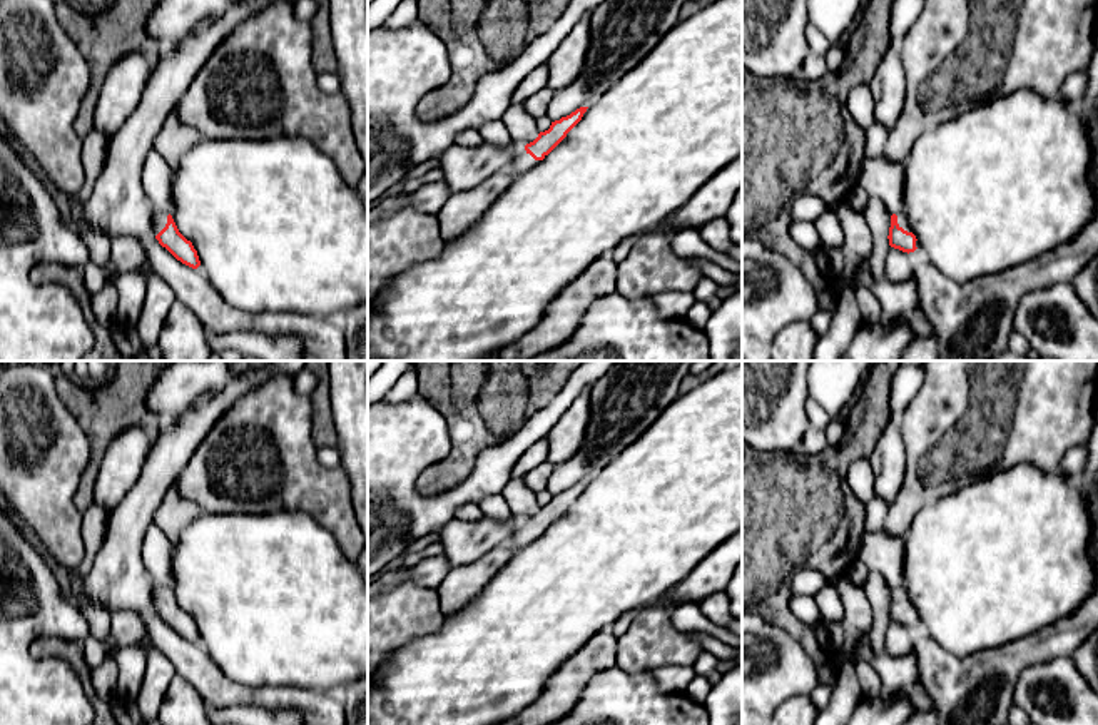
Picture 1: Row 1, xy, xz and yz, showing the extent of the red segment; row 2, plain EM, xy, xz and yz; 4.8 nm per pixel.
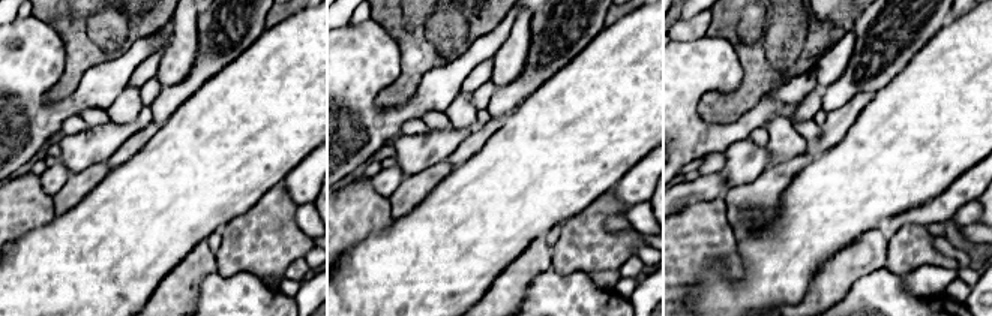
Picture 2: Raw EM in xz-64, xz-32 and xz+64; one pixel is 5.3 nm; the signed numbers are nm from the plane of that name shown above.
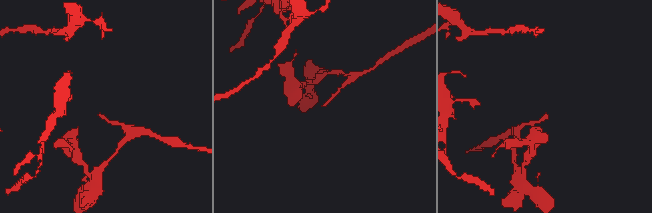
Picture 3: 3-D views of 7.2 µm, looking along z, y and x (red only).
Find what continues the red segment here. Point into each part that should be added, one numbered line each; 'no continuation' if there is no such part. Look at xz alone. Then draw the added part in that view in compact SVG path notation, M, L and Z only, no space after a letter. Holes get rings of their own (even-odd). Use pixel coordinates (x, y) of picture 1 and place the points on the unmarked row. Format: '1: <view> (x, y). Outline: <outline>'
1: xz (522, 535). Outline: M521 521L515 531L511 533L511 536L506 540L506 543L516 550L533 543L535 540L538 540L540 535L535 535L526 525L525 521Z

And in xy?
1: xy (159, 592). Outline: M154 581L152 588L152 610L157 610L167 598L167 586Z

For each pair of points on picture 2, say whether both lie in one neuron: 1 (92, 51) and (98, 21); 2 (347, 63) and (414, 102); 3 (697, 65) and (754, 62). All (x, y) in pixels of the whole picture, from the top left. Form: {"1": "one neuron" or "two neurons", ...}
{"1": "one neuron", "2": "one neuron", "3": "two neurons"}

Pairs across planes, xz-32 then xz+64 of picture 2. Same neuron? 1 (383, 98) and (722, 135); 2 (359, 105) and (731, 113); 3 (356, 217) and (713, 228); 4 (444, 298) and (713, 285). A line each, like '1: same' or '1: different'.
1: different
2: different
3: same
4: same

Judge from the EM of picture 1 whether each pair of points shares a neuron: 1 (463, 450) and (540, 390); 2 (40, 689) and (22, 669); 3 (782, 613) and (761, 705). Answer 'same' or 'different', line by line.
1: same
2: same
3: different

